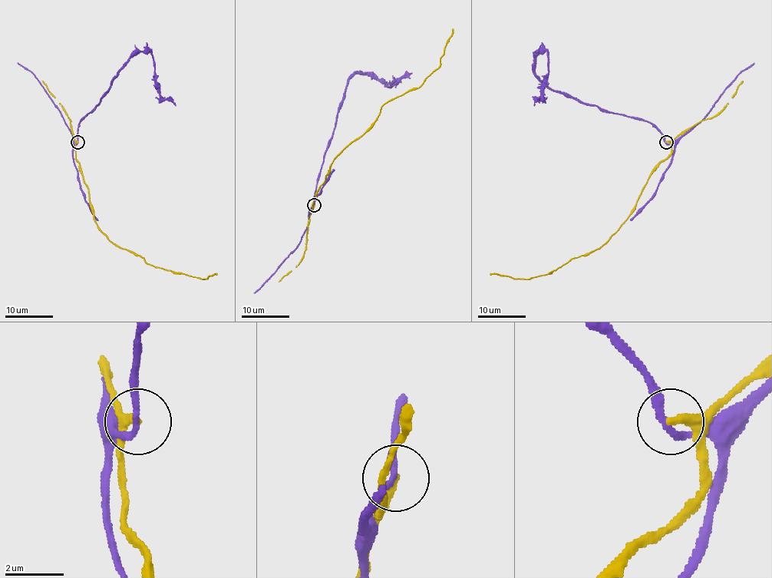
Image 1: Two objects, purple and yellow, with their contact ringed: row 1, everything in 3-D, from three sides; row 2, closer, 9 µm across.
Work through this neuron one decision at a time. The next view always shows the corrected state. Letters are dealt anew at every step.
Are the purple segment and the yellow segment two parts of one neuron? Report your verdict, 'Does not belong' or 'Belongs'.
Does not belong

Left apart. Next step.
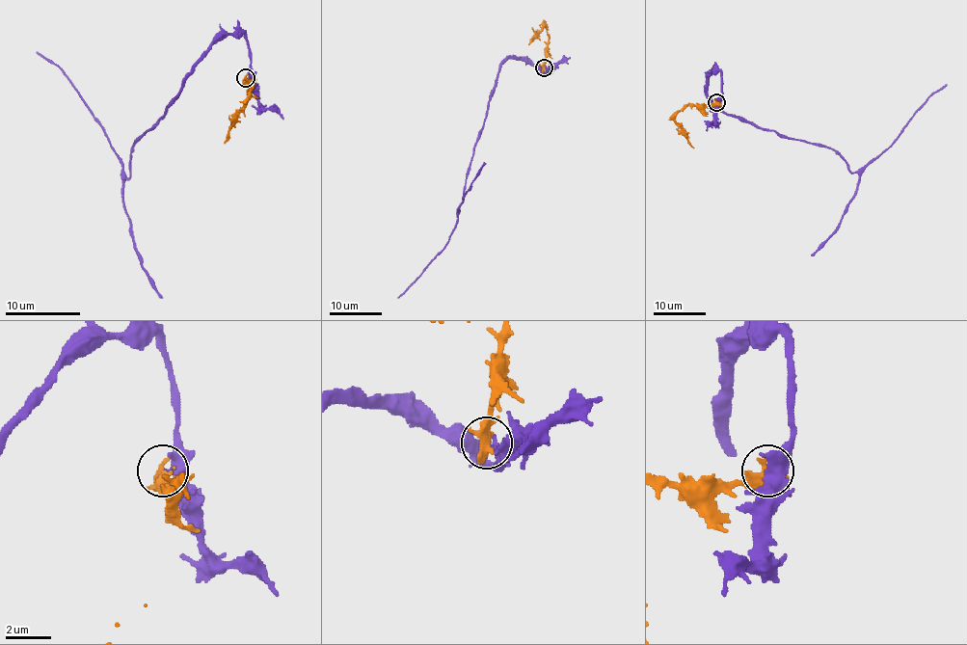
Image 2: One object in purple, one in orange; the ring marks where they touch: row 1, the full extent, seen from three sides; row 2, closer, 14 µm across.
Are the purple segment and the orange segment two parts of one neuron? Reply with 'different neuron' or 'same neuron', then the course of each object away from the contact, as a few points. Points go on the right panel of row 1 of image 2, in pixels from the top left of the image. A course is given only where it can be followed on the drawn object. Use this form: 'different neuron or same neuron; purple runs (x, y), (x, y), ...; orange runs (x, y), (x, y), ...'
different neuron; purple runs (716, 102), (719, 71), (708, 80), (708, 95), (726, 113), (829, 147), (851, 172), (860, 172), (947, 84); orange runs (716, 102), (685, 105), (676, 114), (675, 120), (693, 148)

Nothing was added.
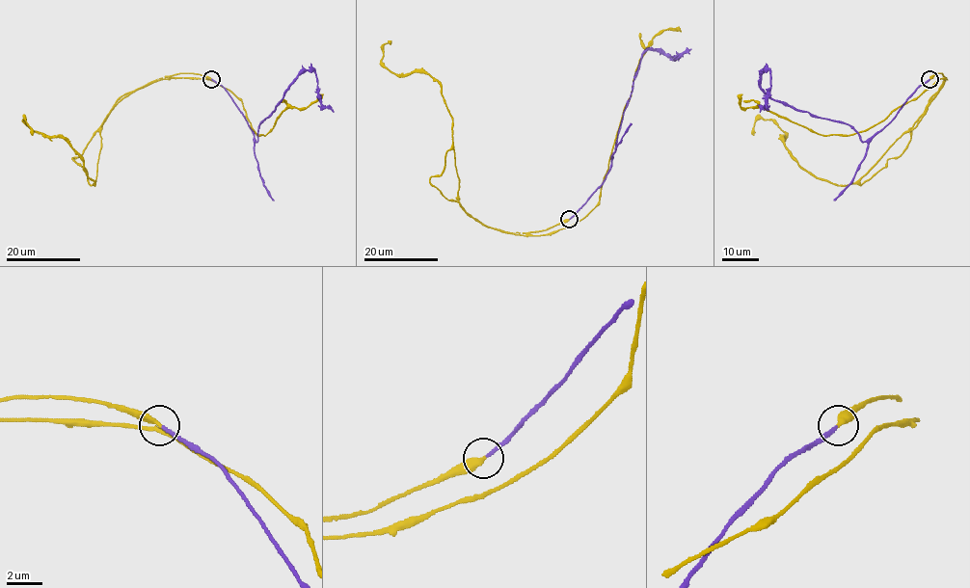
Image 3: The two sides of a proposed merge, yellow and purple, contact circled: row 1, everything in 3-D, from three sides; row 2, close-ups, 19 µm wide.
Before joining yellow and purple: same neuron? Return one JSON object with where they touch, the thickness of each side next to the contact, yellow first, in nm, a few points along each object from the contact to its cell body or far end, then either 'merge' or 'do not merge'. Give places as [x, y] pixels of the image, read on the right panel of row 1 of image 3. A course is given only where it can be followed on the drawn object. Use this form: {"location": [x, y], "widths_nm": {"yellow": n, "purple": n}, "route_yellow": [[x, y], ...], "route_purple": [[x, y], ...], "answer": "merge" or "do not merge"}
{"location": [929, 79], "widths_nm": {"yellow": 360, "purple": 170}, "route_yellow": [[929, 79], [945, 79], [854, 182], [806, 172], [771, 120], [759, 118], [753, 135]], "route_purple": [[929, 79], [865, 141], [848, 124], [774, 101], [761, 88], [762, 73], [769, 70], [770, 90], [760, 112]], "answer": "merge"}

